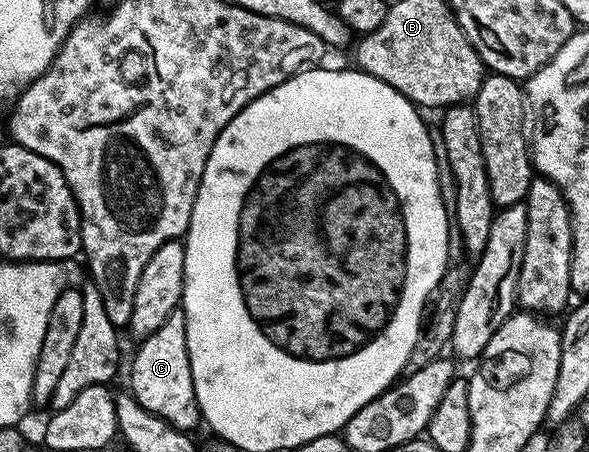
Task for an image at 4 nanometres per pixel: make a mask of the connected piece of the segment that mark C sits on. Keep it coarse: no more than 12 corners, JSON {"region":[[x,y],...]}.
{"region":[[186,315],[137,344],[129,394],[178,431],[200,423]]}

